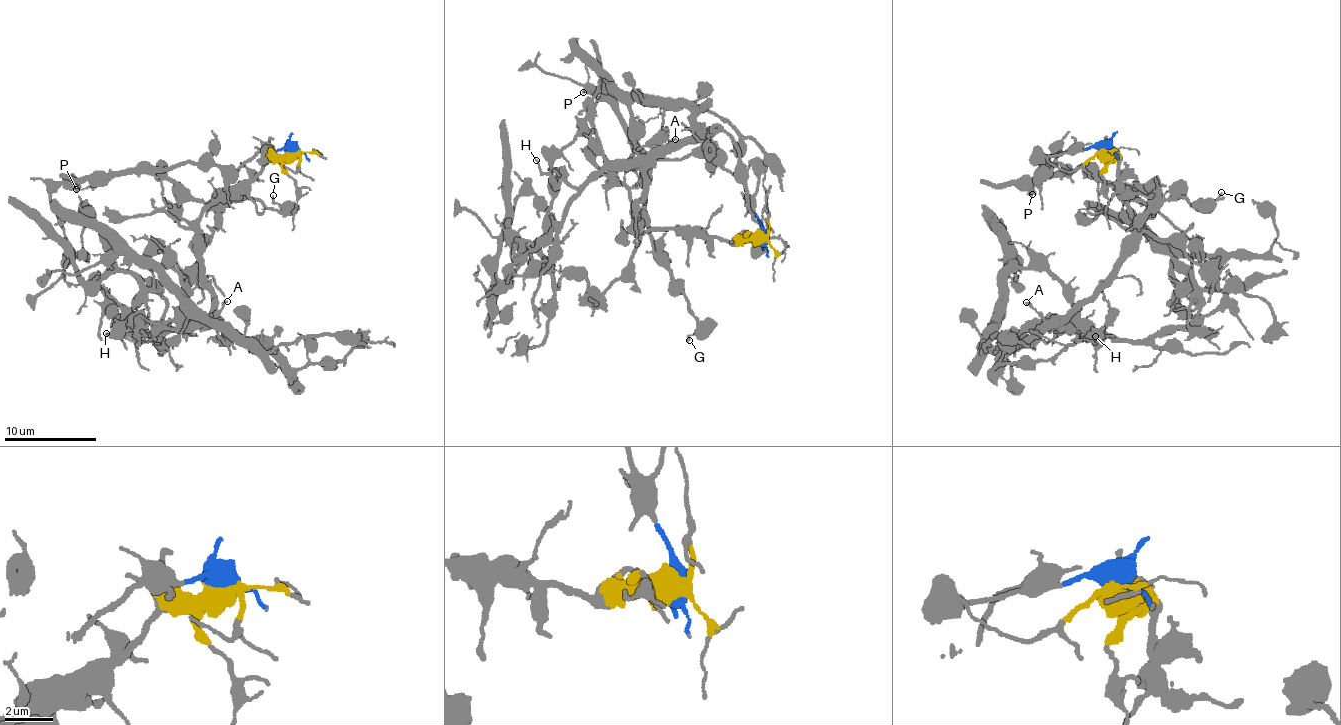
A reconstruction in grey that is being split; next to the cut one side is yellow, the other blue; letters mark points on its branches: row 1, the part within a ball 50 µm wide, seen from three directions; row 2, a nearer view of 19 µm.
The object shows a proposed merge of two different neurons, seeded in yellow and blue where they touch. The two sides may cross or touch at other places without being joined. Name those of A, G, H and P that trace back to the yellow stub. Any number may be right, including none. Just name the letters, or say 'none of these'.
A, H

